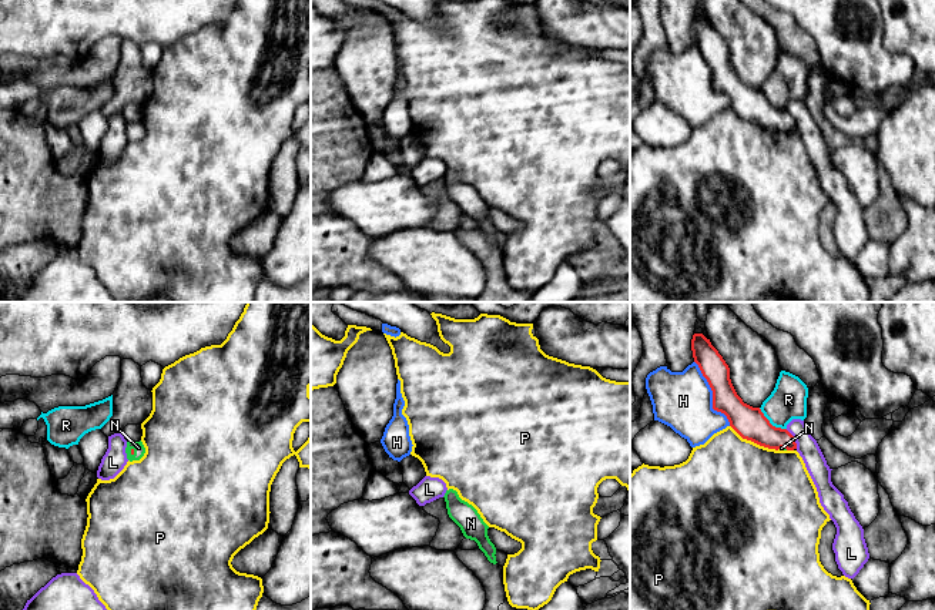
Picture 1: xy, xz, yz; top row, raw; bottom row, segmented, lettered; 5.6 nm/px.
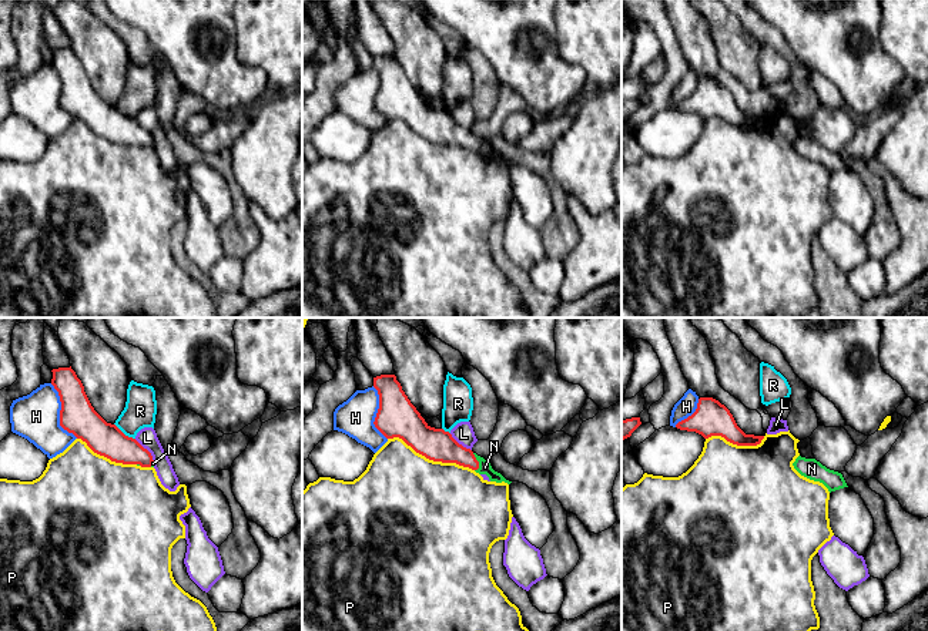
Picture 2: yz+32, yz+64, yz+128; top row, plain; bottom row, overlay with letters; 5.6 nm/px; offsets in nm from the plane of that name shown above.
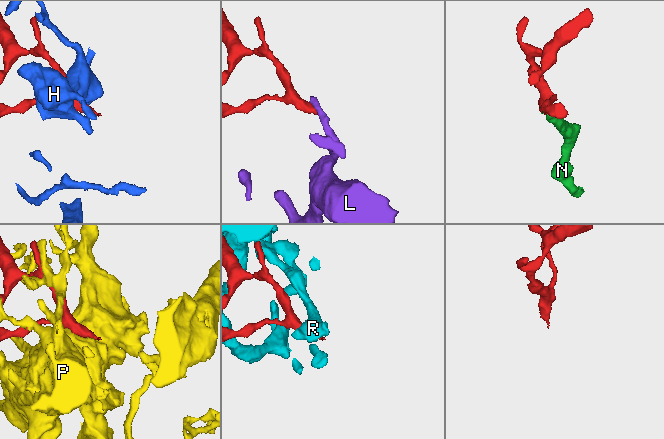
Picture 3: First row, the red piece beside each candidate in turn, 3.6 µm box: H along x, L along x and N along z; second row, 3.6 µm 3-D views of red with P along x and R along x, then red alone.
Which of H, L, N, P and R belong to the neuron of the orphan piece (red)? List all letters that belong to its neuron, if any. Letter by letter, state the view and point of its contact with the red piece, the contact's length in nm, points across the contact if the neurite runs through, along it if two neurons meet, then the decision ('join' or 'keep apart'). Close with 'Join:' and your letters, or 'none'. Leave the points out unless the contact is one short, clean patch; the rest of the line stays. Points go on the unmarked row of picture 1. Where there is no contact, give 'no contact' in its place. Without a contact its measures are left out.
H: contact yz (713, 76); length 420 nm; keep apart
L: contact yz (794, 120); length 130 nm; border yz (786, 110), (793, 117), (797, 128); keep apart
N: contact xy (131, 133); length 50 nm; way xy (131, 130), (131, 133), (138, 128); join
P: contact yz (754, 123); length 320 nm; keep apart
R: contact yz (770, 104); length 200 nm; keep apart
Join: N

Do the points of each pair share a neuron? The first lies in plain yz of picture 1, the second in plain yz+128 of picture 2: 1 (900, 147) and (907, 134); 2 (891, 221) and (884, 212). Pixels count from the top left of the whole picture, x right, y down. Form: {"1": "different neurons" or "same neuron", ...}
{"1": "same neuron", "2": "same neuron"}

